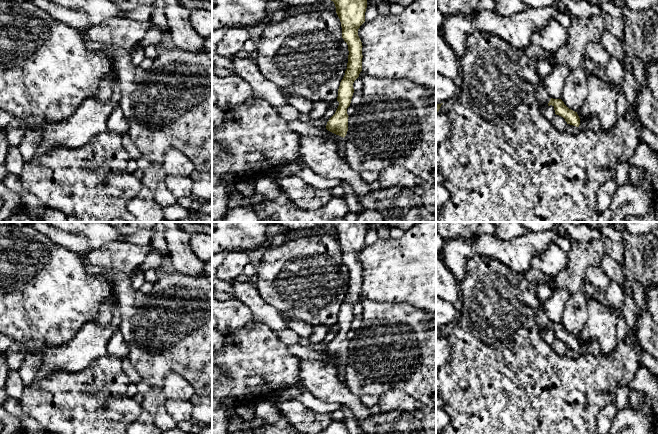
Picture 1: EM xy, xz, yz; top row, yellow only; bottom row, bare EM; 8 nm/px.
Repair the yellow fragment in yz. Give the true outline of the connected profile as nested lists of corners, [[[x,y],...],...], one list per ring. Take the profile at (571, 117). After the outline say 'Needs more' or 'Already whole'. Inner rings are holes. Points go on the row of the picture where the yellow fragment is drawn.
[[[551,98],[548,103],[548,106],[550,105],[554,107],[555,114],[563,117],[567,124],[579,127],[581,130],[604,131],[597,117],[580,119],[577,112],[569,109],[561,99]]]. Needs more

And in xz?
[[[331,0],[342,27],[342,38],[348,45],[348,63],[345,75],[340,82],[337,101],[339,106],[329,119],[326,129],[336,135],[345,137],[348,131],[347,108],[354,93],[353,83],[362,71],[362,42],[358,29],[365,22],[367,0]]]. Already whole

